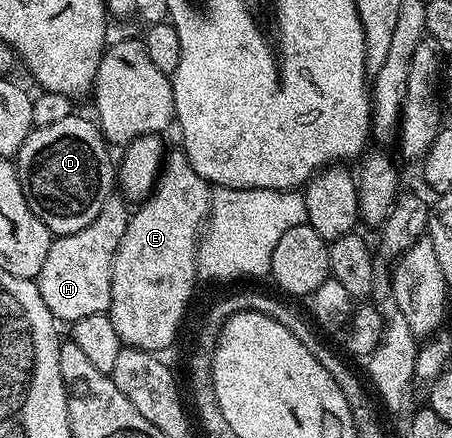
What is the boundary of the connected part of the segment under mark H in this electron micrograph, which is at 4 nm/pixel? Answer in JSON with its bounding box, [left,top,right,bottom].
[36,198,132,325]

